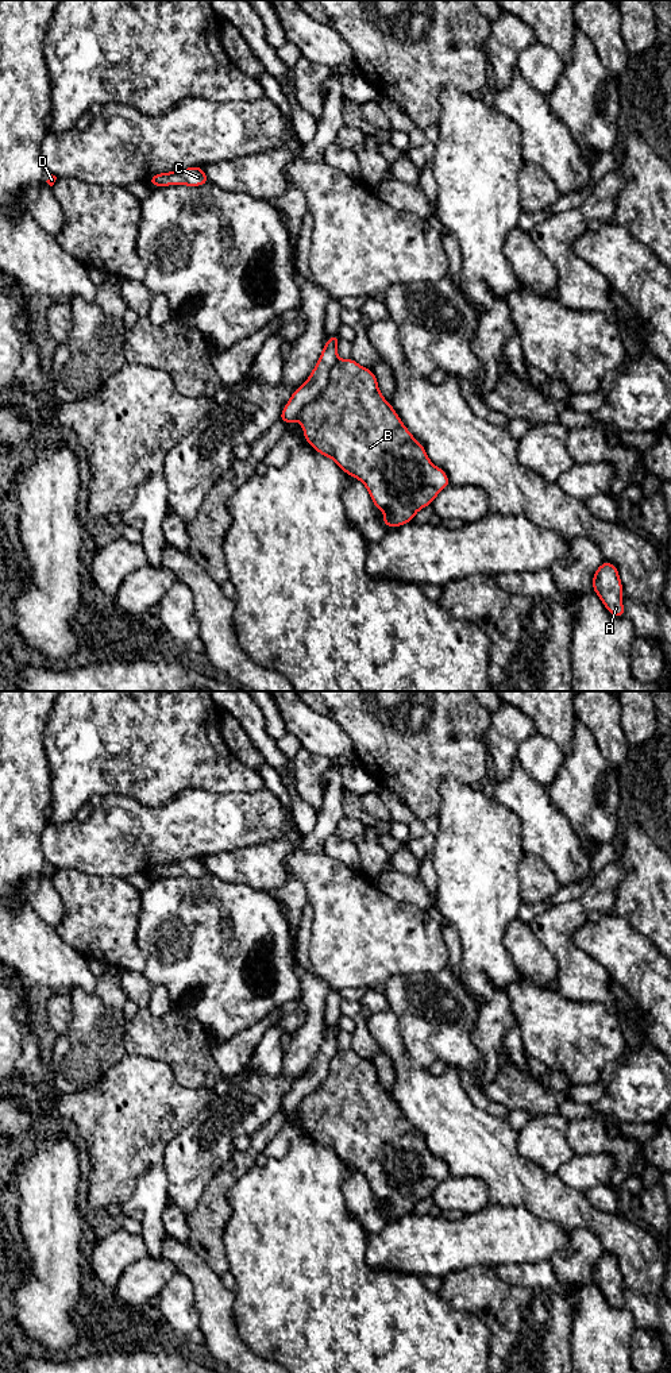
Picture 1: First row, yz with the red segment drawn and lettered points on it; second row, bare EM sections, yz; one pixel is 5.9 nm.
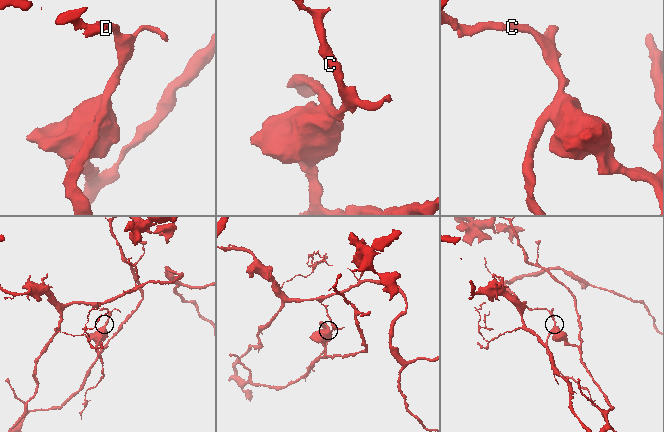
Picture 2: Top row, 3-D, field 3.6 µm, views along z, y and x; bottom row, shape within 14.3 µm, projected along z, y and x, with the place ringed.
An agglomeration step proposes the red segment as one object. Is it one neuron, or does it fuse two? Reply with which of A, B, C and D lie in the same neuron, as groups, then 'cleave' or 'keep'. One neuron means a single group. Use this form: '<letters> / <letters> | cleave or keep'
A B / C D | cleave

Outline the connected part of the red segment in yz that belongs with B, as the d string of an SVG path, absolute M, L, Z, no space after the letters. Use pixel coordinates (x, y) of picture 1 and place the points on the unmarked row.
M352 1049L336 1052L323 1083L302 1102L300 1115L305 1134L319 1145L333 1150L346 1165L366 1177L375 1199L385 1204L382 1214L389 1219L412 1214L414 1206L431 1196L437 1185L450 1176L446 1162L431 1153L424 1137L414 1130L390 1094L383 1089L375 1065Z

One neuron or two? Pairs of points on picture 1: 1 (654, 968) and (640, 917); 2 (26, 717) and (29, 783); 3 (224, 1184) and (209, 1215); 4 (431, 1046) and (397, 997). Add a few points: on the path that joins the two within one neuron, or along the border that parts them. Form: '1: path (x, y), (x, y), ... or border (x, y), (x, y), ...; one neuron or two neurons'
1: border (621, 917), (644, 934), (656, 948); two neurons
2: path (26, 733), (26, 767); one neuron
3: path (216, 1192), (213, 1207); one neuron
4: path (431, 1034), (431, 1030), (409, 1009); one neuron

